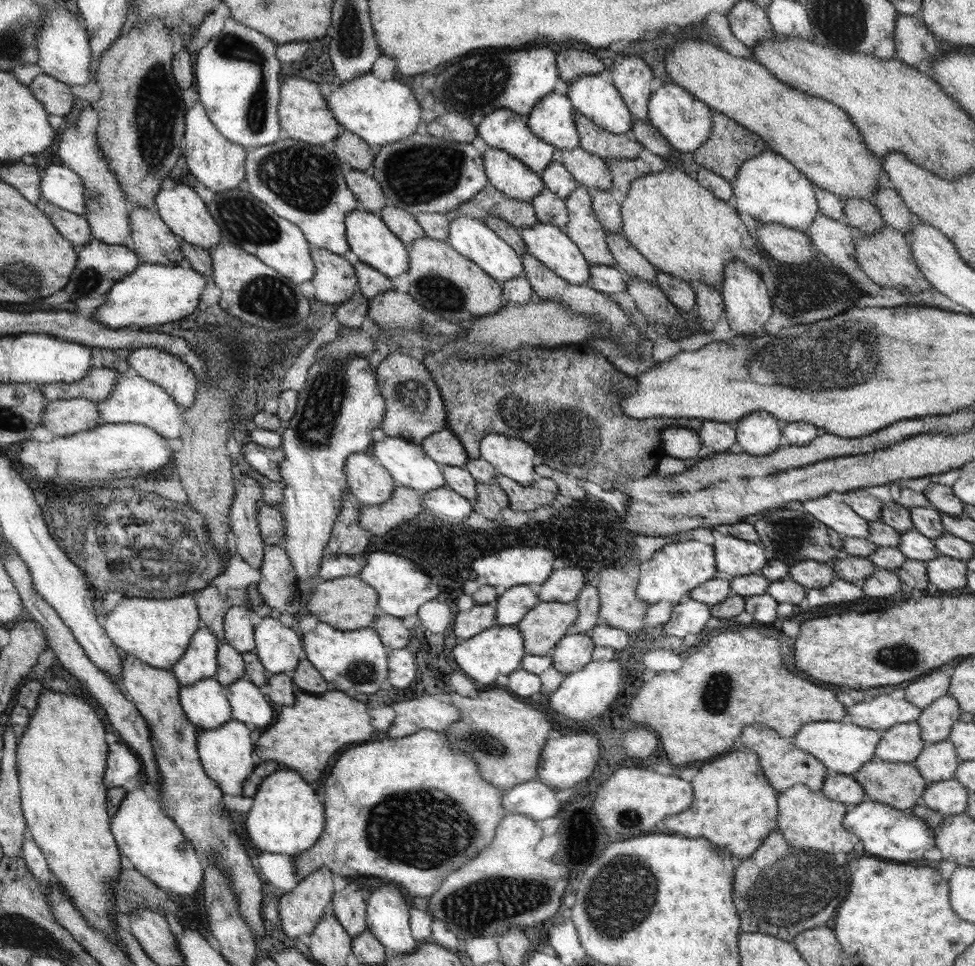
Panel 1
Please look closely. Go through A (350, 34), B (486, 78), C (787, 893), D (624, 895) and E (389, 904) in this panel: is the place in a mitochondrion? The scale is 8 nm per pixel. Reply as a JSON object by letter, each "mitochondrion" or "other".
{"A":"mitochondrion","B":"mitochondrion","C":"mitochondrion","D":"mitochondrion","E":"other"}

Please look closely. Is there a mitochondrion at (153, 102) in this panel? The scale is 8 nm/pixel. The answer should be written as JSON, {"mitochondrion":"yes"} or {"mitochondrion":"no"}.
{"mitochondrion":"yes"}

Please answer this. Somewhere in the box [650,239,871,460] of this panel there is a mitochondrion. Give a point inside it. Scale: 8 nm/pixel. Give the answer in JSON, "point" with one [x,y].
{"point":[821,297]}

